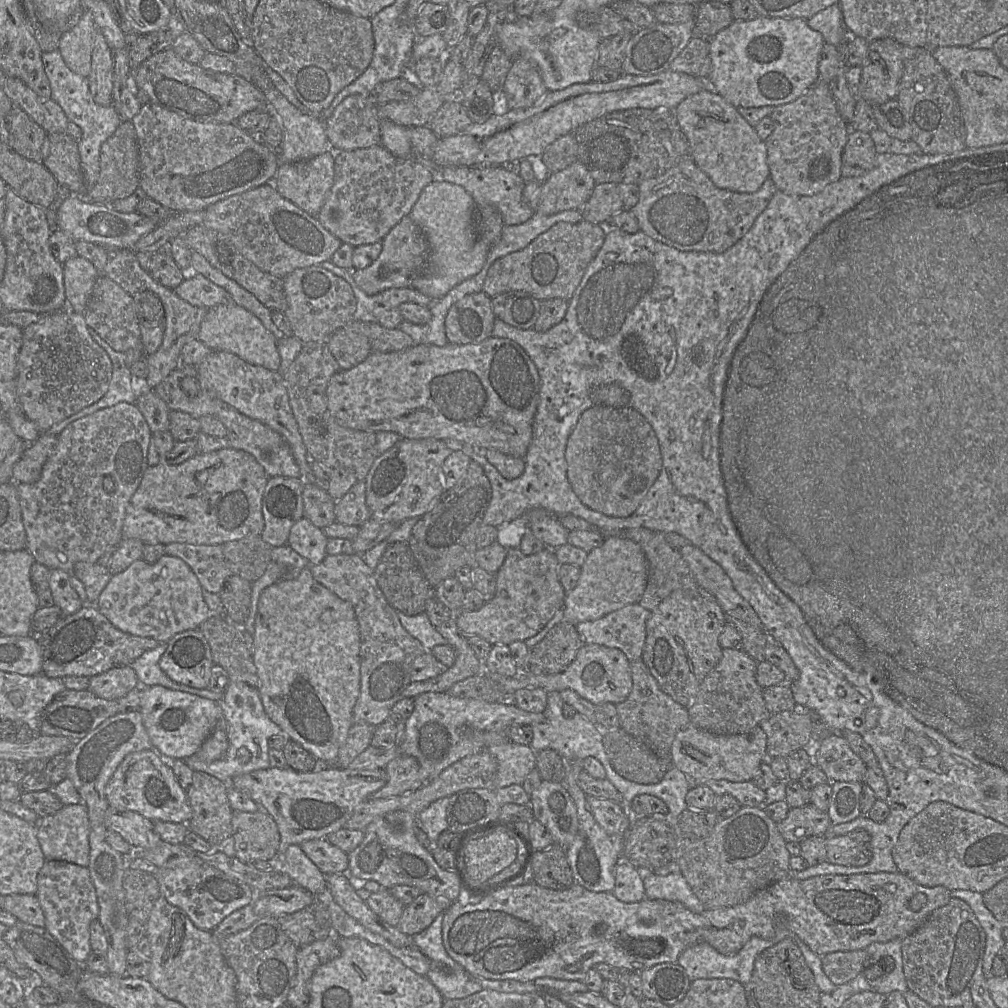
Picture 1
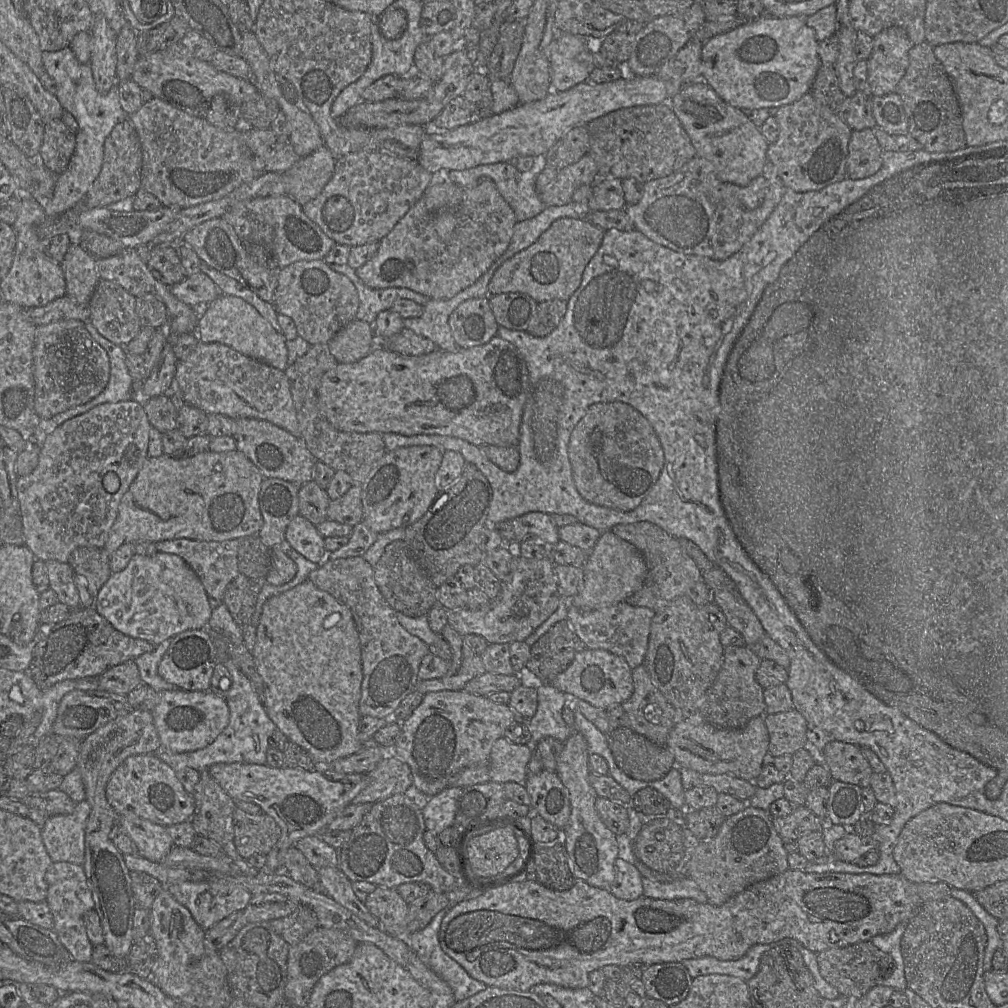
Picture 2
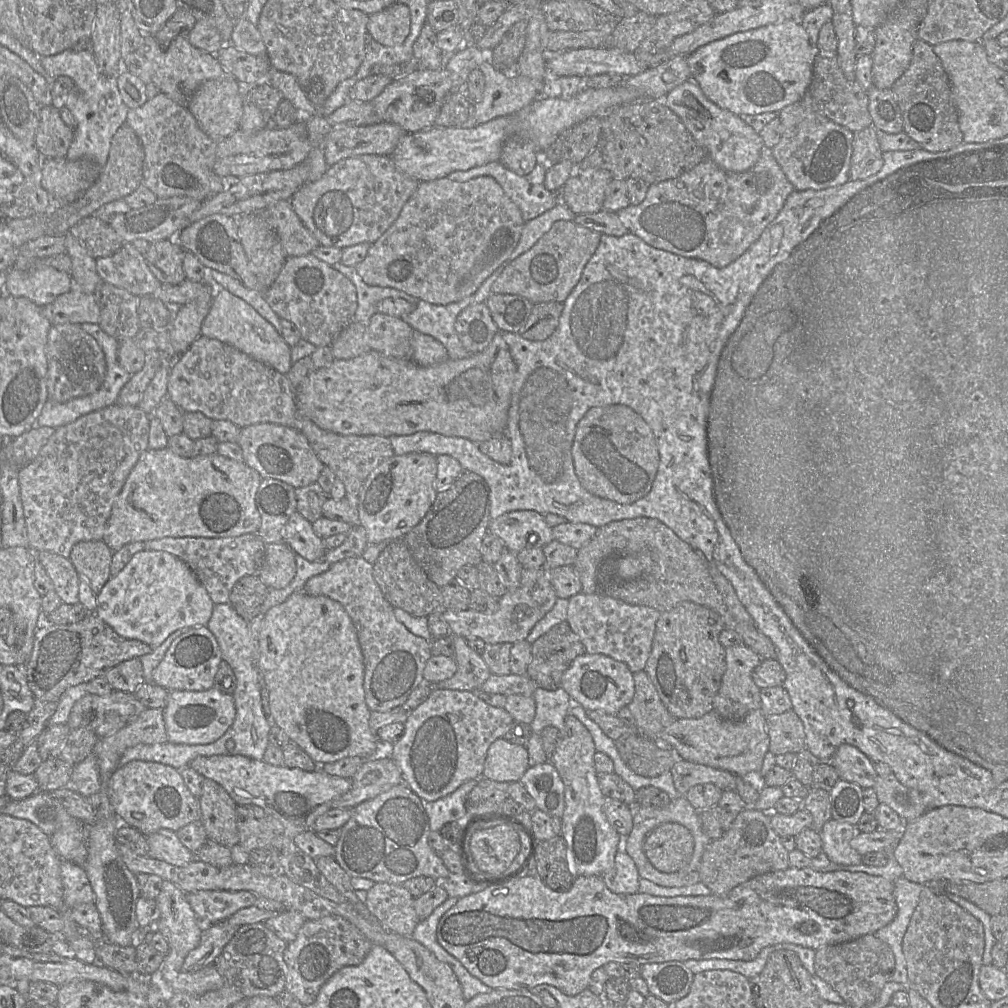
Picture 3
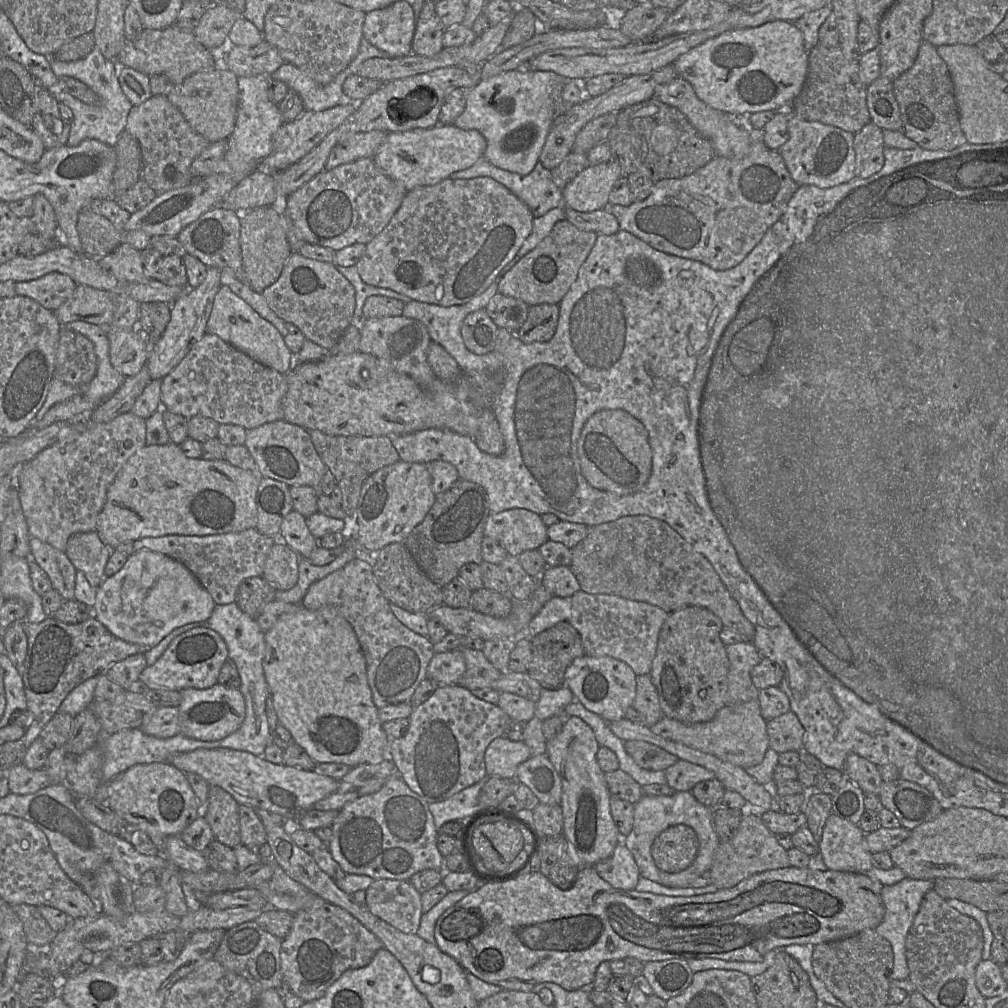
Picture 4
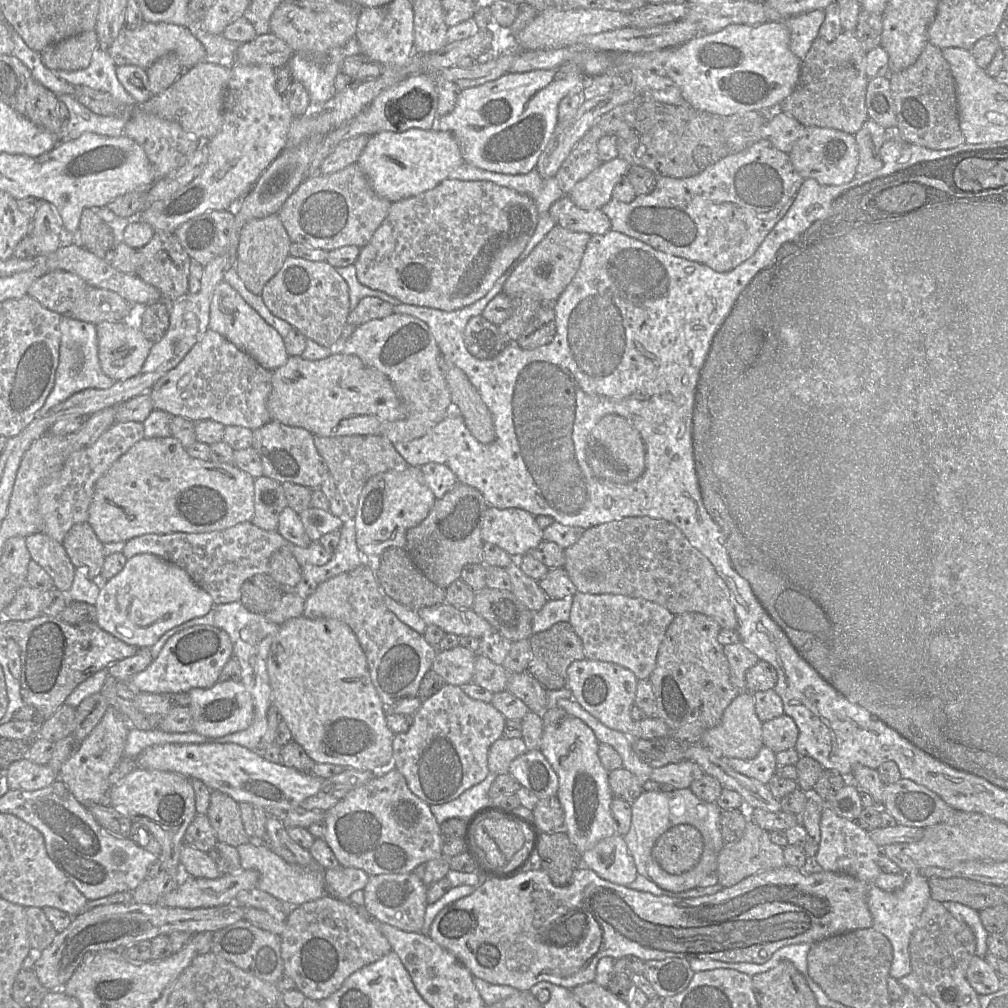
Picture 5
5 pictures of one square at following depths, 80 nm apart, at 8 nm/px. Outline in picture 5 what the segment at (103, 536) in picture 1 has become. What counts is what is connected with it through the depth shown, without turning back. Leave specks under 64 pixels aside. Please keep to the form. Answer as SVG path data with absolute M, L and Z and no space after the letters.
M114 422L94 444L73 452L61 470L44 483L37 492L38 511L44 523L43 533L57 542L63 543L65 535L73 525L87 522L96 481L120 456L143 438L144 425L142 422Z

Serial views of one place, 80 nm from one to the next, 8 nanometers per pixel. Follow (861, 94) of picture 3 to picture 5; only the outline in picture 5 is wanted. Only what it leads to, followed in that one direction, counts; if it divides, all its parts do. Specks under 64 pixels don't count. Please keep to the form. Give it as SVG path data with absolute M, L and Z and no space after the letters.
M843 31L828 42L817 37L801 62L800 76L792 93L779 104L779 110L796 119L804 127L840 130L854 135L868 119L865 94L869 78L866 74L866 53L855 31Z

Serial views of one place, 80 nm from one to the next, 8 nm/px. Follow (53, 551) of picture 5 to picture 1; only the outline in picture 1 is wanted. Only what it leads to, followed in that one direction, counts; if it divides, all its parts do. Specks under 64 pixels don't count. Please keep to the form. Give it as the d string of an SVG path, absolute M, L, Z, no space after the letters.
M61 569L50 570L49 588L52 592L54 605L58 606L65 616L77 612L83 602L70 583L71 573Z

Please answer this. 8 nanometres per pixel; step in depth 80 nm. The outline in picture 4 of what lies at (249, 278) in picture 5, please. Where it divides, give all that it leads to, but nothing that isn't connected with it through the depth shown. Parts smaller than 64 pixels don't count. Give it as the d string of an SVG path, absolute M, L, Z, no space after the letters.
M260 207L241 213L239 242L245 283L254 291L261 293L279 278L286 261L292 254L281 224L278 207Z

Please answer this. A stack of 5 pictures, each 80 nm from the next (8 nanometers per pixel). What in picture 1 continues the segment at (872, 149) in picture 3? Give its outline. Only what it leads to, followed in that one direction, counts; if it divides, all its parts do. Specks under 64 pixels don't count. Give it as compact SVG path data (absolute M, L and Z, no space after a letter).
M850 130L842 152L841 176L860 176L871 170L877 159L869 132Z

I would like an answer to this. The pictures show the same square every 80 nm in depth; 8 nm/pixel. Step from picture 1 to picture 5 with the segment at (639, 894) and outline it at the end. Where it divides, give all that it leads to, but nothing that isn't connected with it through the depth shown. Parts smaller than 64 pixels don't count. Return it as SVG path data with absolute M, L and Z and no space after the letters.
M618 834L599 841L593 848L583 852L580 863L601 878L626 887L638 875L624 836Z

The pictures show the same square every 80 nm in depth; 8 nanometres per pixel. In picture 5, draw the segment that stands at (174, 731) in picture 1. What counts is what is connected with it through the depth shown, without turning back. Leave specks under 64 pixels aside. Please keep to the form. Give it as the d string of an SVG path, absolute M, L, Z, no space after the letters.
M218 681L209 688L192 688L188 694L193 731L203 736L225 736L248 728L253 721L253 699L241 681Z

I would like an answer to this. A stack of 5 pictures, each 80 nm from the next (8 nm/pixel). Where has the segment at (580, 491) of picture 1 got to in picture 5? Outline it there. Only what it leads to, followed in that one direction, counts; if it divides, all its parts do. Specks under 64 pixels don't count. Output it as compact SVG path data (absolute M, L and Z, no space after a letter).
M603 416L591 430L586 444L587 461L599 479L627 484L636 481L645 471L645 446L639 432L624 417Z

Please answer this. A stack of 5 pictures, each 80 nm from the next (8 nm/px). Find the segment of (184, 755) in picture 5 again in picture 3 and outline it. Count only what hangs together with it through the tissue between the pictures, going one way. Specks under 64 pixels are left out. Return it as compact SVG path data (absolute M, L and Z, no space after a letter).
M243 755L198 756L189 763L203 777L220 784L236 804L261 807L266 815L276 817L284 826L284 835L290 839L311 830L315 820L331 809L332 801L347 793L351 779L332 776L320 767L313 772L286 766L273 766L264 760Z

